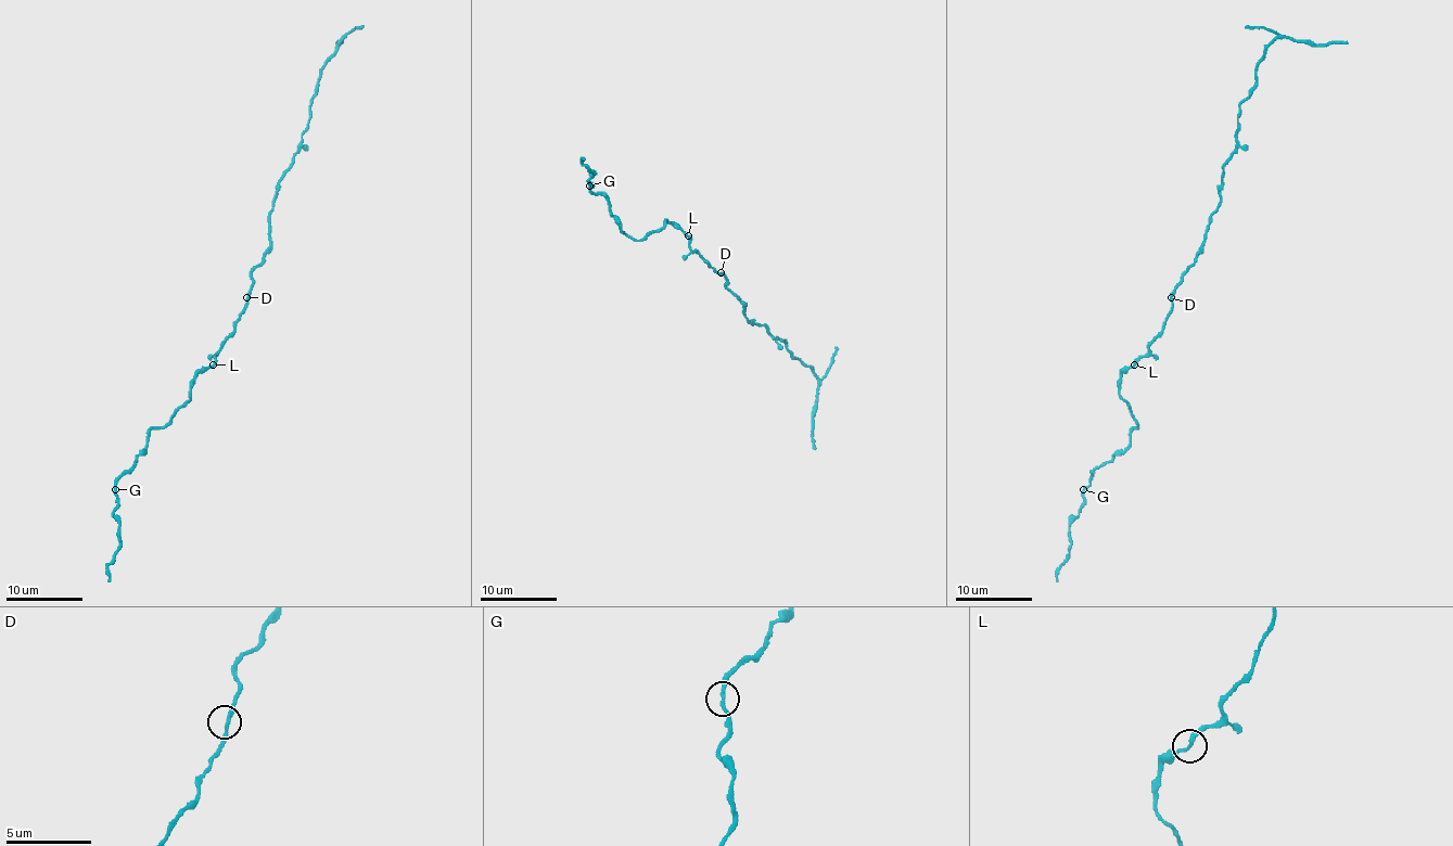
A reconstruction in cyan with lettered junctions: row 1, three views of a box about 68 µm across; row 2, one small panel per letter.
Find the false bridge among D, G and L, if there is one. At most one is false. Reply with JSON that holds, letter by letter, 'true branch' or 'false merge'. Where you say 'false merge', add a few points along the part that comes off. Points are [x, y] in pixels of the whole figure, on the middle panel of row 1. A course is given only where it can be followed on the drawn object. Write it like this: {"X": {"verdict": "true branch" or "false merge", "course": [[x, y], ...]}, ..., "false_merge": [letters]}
{"D": {"verdict": "true branch"}, "G": {"verdict": "true branch"}, "L": {"verdict": "true branch"}, "false_merge": []}

